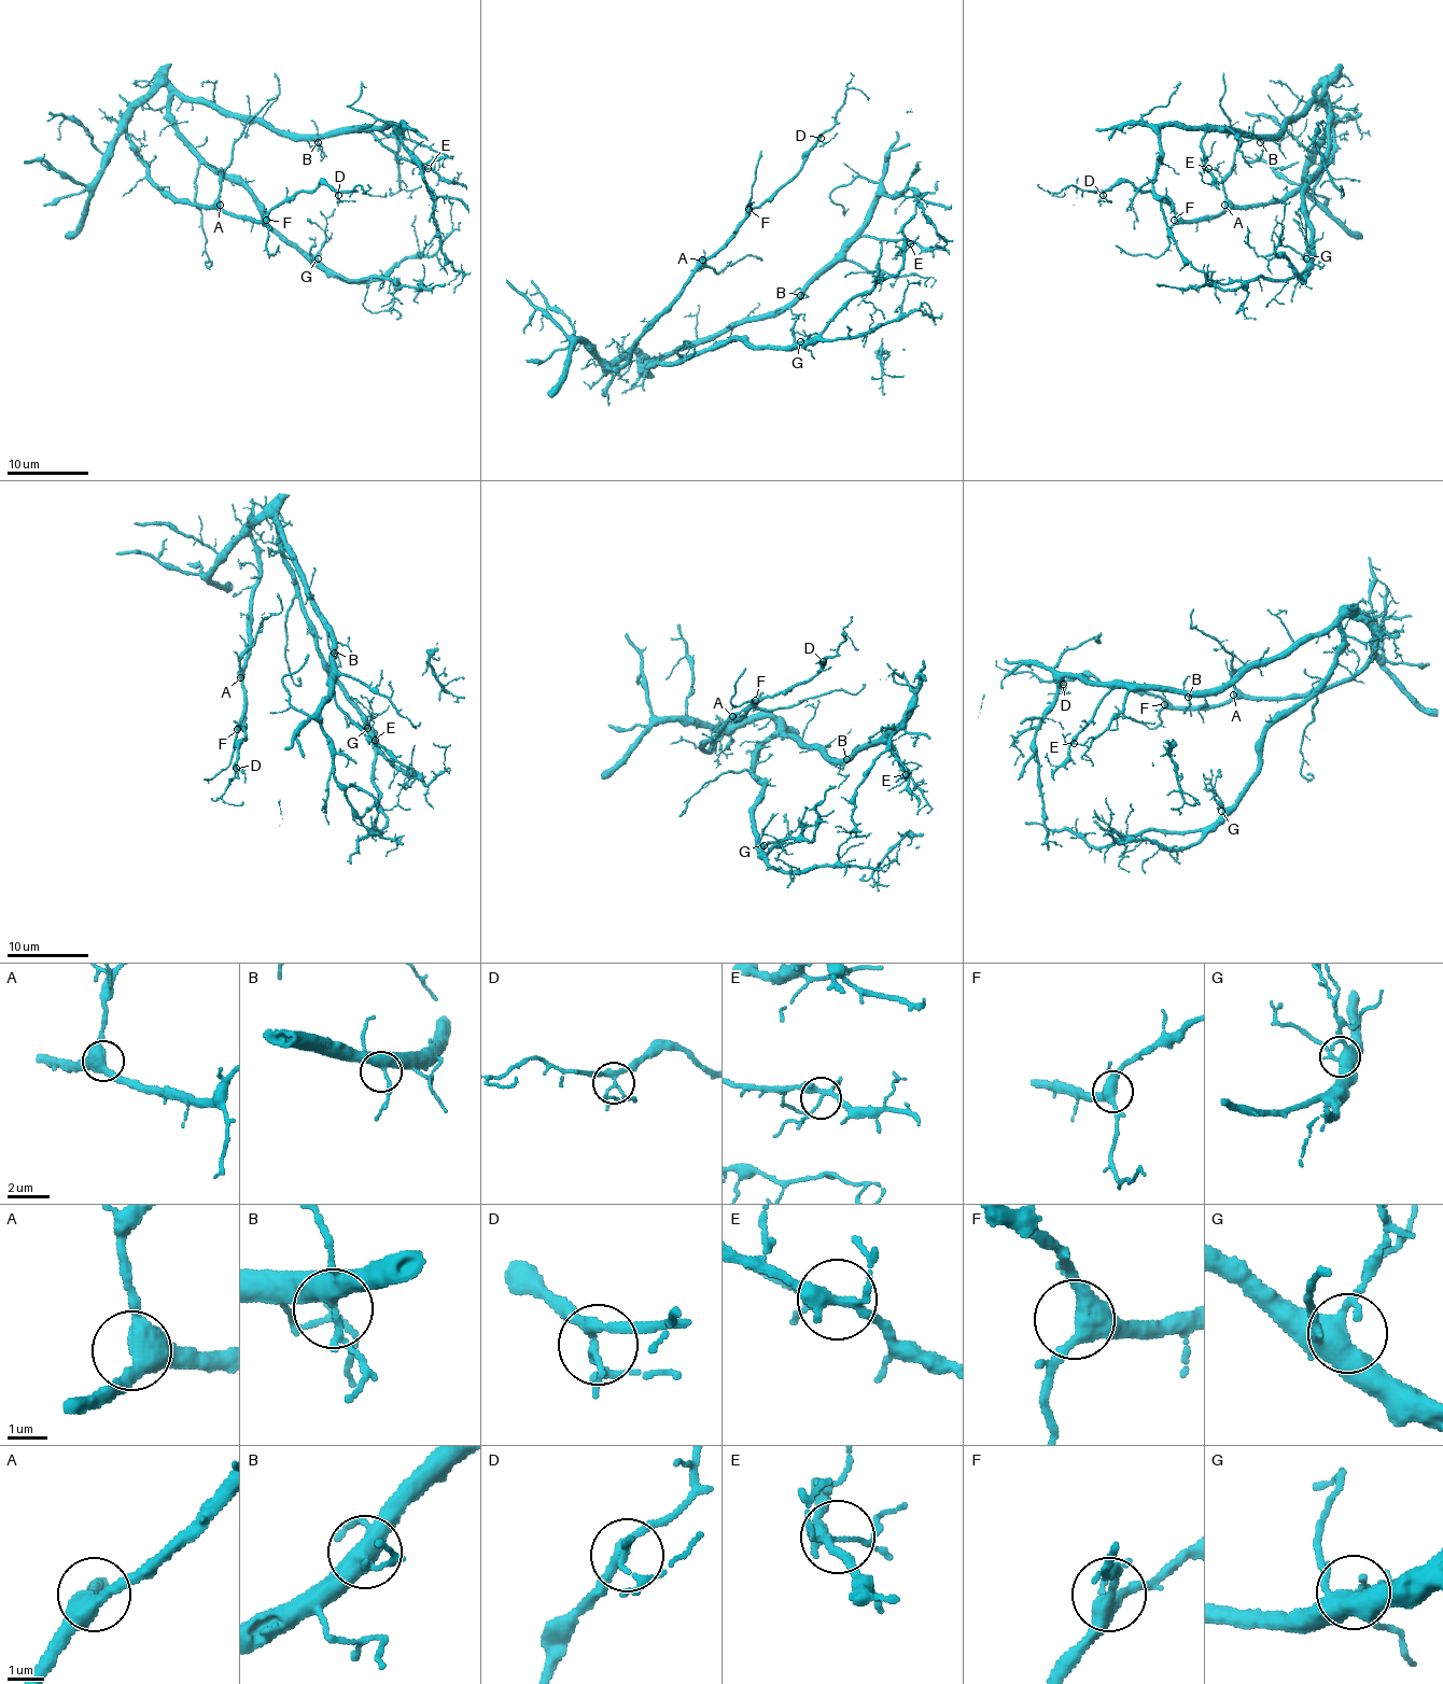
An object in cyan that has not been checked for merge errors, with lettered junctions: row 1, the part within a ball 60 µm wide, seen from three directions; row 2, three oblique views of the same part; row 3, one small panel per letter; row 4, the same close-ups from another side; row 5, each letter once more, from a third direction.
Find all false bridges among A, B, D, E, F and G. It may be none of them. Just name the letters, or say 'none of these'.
none of these

